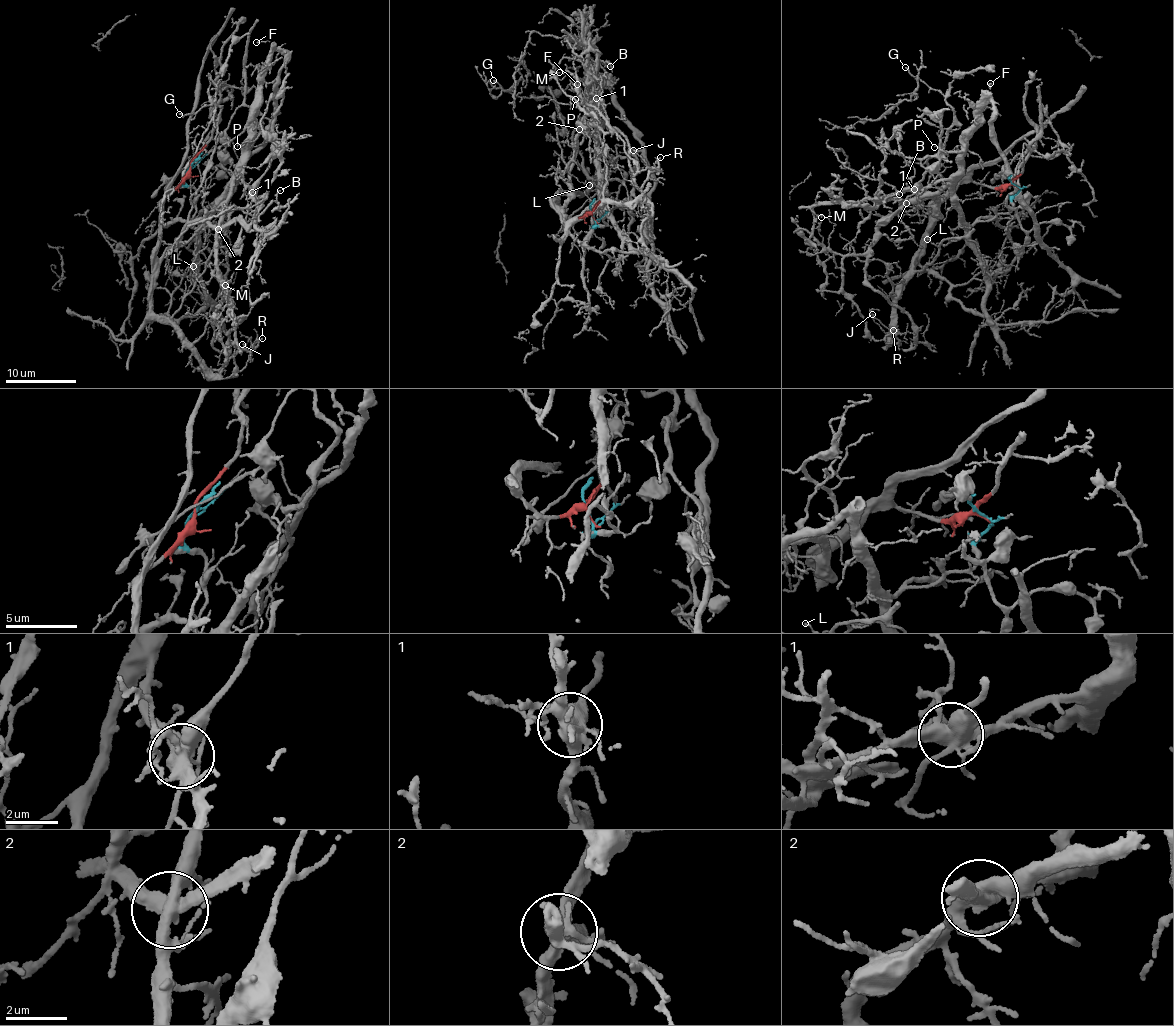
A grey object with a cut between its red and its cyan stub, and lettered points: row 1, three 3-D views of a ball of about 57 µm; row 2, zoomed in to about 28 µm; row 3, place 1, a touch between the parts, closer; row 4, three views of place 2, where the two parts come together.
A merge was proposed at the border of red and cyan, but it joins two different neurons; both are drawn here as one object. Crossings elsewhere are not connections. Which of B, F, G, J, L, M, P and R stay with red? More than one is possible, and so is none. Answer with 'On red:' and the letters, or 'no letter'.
On red: G, J, L, R

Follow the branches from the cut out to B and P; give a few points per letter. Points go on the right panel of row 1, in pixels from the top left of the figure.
B: (1013, 184), (1019, 188), (1009, 211), (972, 224), (964, 219), (949, 180), (879, 195), (899, 194)
P: (1013, 184), (1019, 188), (1009, 211), (972, 224), (964, 219), (953, 190), (962, 151), (943, 154), (935, 147)

